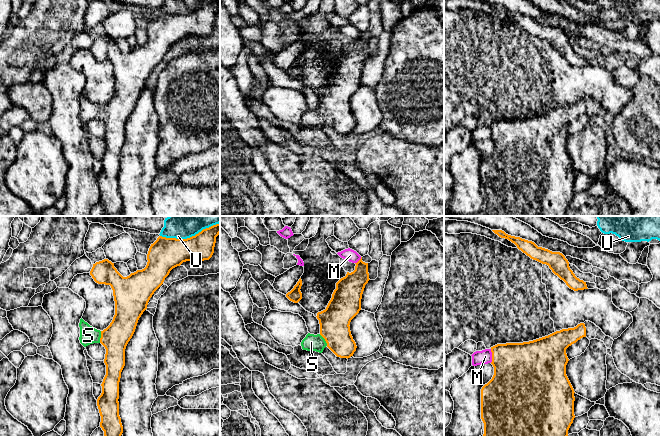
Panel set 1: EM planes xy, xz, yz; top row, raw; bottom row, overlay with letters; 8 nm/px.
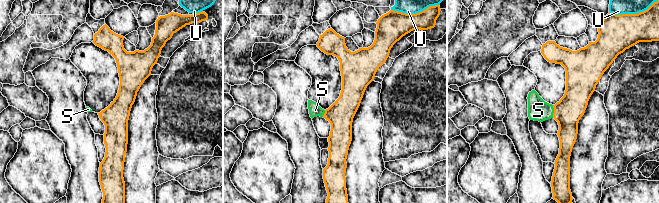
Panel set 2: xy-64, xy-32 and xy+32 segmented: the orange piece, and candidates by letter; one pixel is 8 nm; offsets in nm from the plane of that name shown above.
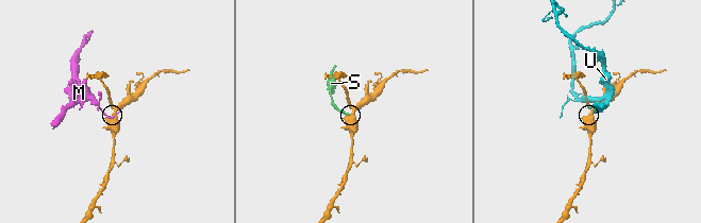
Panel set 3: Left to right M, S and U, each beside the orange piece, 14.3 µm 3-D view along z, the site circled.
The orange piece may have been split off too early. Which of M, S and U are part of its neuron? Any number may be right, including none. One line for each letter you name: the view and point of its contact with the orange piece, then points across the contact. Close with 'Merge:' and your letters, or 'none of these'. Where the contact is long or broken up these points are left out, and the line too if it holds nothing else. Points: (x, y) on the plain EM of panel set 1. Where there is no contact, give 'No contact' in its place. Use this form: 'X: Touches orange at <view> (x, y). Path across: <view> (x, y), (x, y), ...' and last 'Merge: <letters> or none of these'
S: Touches orange at xy (101, 113). Path across: xy (115, 113), (101, 113), (88, 111)
Merge: S

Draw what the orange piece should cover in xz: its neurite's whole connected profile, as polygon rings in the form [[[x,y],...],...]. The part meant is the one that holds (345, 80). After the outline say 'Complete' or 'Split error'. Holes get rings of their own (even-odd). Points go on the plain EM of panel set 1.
[[[361,35],[355,39],[355,46],[336,59],[325,86],[317,89],[320,109],[308,109],[302,116],[303,126],[322,129],[327,122],[337,133],[350,134],[356,127],[356,119],[350,107],[351,96],[361,86],[361,75],[368,59],[368,39]]]. Split error

